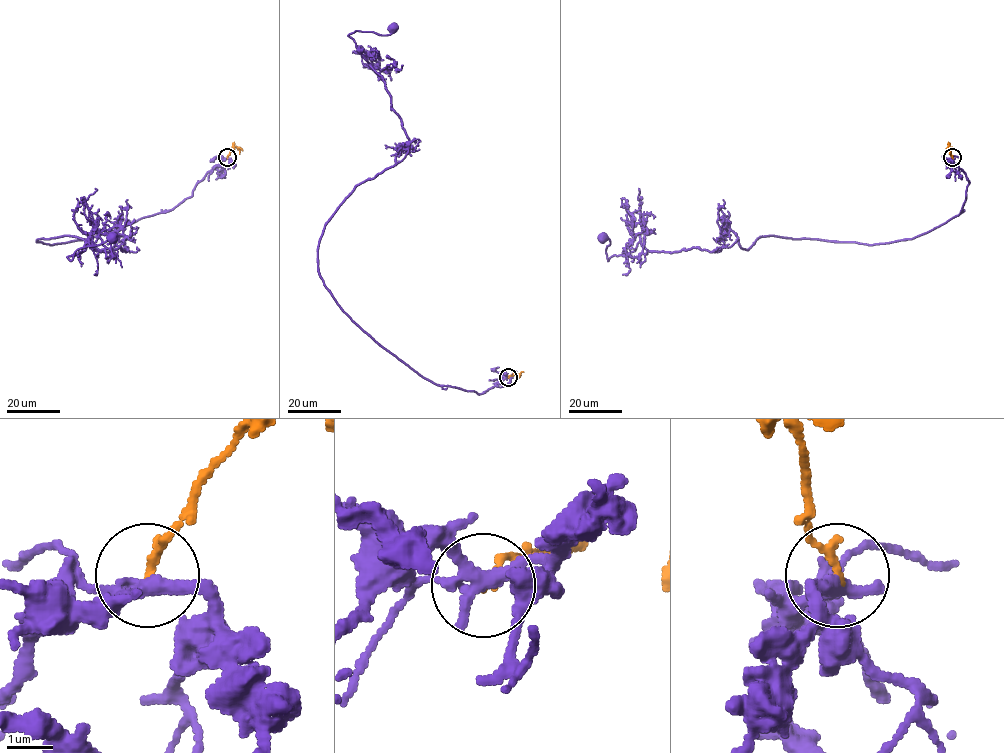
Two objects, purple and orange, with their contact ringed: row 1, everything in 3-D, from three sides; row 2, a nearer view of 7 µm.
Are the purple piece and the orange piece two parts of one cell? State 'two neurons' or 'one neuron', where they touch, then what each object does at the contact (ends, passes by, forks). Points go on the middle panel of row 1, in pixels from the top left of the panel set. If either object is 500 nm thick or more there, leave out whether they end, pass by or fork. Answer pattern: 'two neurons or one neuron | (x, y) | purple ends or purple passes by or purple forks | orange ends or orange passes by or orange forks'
two neurons | (508, 377) | purple forks | orange ends

